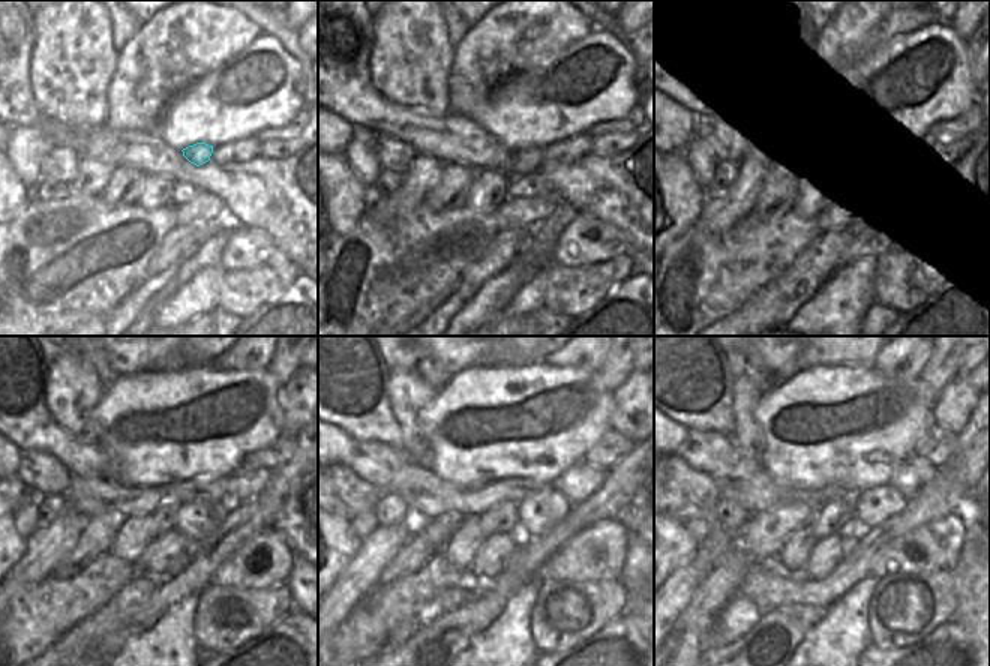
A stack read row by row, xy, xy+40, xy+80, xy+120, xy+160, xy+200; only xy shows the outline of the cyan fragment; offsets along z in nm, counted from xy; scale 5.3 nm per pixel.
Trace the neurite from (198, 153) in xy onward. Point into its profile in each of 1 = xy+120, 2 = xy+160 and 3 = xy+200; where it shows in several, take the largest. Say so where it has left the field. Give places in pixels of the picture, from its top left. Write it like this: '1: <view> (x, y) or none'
1: xy+120 (165, 516)
2: xy+160 (501, 518)
3: xy+200 (836, 516)

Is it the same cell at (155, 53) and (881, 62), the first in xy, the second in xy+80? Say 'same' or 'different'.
different

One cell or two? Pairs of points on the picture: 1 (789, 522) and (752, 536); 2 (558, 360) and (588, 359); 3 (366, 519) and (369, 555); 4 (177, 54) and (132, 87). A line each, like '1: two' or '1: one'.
1: one
2: one
3: two
4: one

